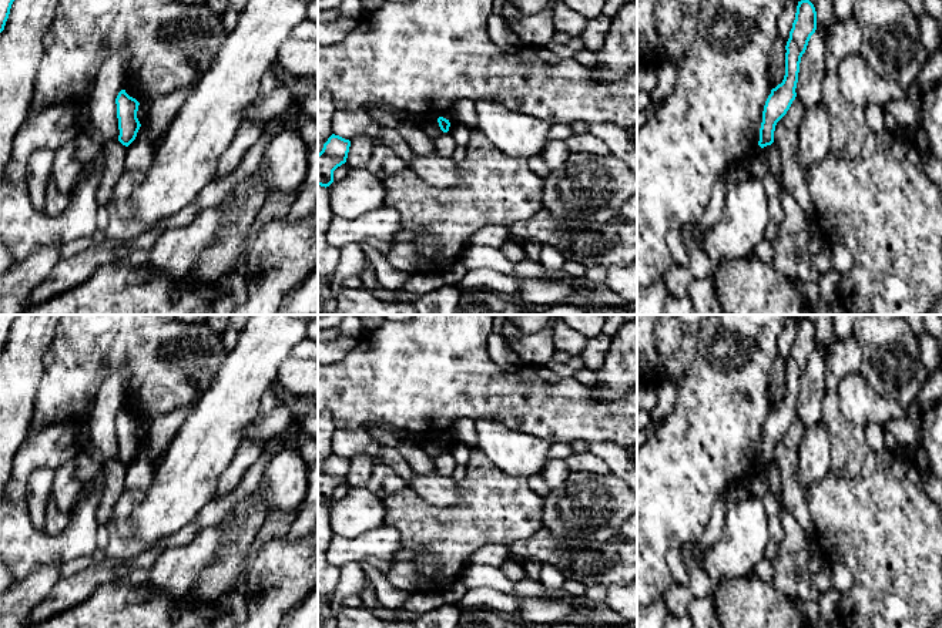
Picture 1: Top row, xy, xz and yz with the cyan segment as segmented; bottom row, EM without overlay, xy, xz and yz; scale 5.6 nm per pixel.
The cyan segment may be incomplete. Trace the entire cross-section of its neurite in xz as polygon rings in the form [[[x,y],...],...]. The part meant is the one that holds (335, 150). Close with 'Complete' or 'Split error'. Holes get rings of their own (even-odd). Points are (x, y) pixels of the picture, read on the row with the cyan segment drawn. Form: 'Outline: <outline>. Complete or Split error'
Outline: [[[332,134],[318,154],[318,185],[329,187],[333,182],[333,171],[346,162],[351,141]]]. Complete

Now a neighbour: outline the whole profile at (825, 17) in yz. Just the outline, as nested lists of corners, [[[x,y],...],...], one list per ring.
[[[809,0],[817,11],[817,28],[824,30],[825,40],[829,37],[834,28],[837,16],[834,13],[834,0]]]

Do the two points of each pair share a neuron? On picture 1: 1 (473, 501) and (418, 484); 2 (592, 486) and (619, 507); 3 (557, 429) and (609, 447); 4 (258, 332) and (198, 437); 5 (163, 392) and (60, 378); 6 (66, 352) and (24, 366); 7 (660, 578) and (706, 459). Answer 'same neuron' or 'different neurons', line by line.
1: different neurons
2: same neuron
3: different neurons
4: same neuron
5: same neuron
6: different neurons
7: same neuron

